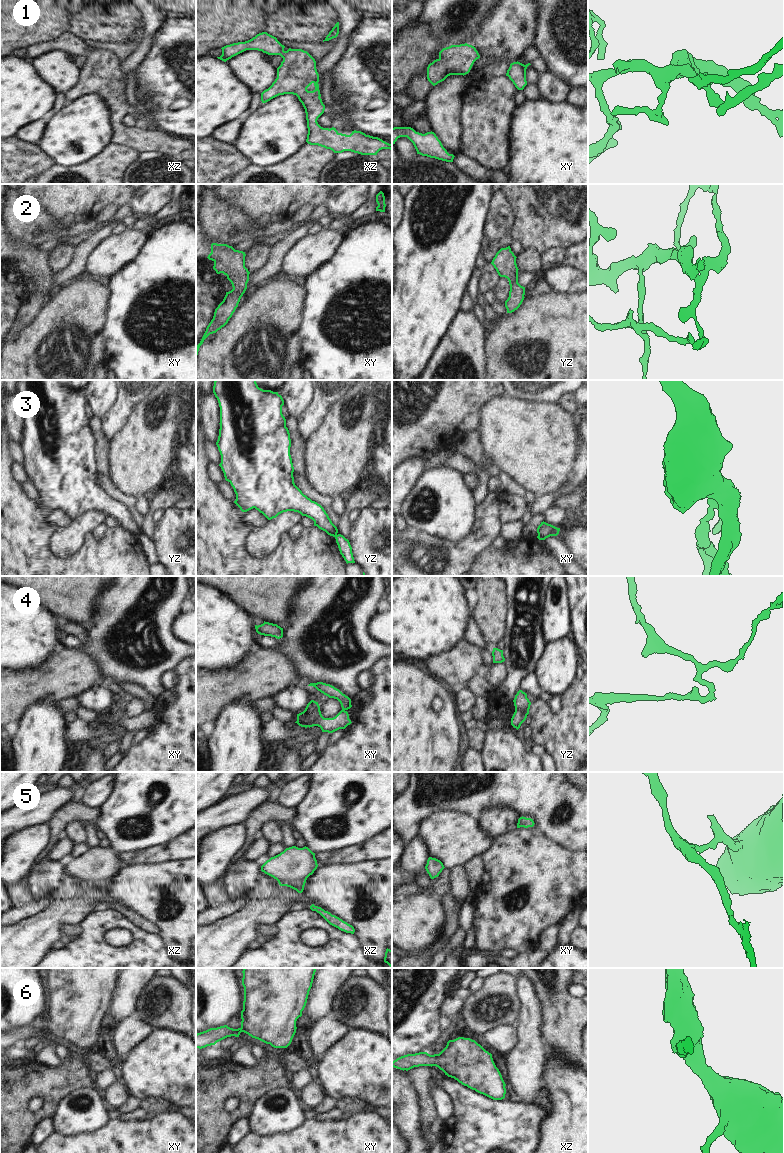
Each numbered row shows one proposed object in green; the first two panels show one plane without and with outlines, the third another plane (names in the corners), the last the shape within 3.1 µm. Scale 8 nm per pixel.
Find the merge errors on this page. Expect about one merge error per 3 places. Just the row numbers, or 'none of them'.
3, 4.

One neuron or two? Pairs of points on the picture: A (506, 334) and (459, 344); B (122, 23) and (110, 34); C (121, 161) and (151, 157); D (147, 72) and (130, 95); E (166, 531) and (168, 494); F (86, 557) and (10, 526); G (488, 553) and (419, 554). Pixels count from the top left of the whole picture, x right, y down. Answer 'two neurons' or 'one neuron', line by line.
A: two neurons
B: one neuron
C: two neurons
D: two neurons
E: two neurons
F: one neuron
G: two neurons

